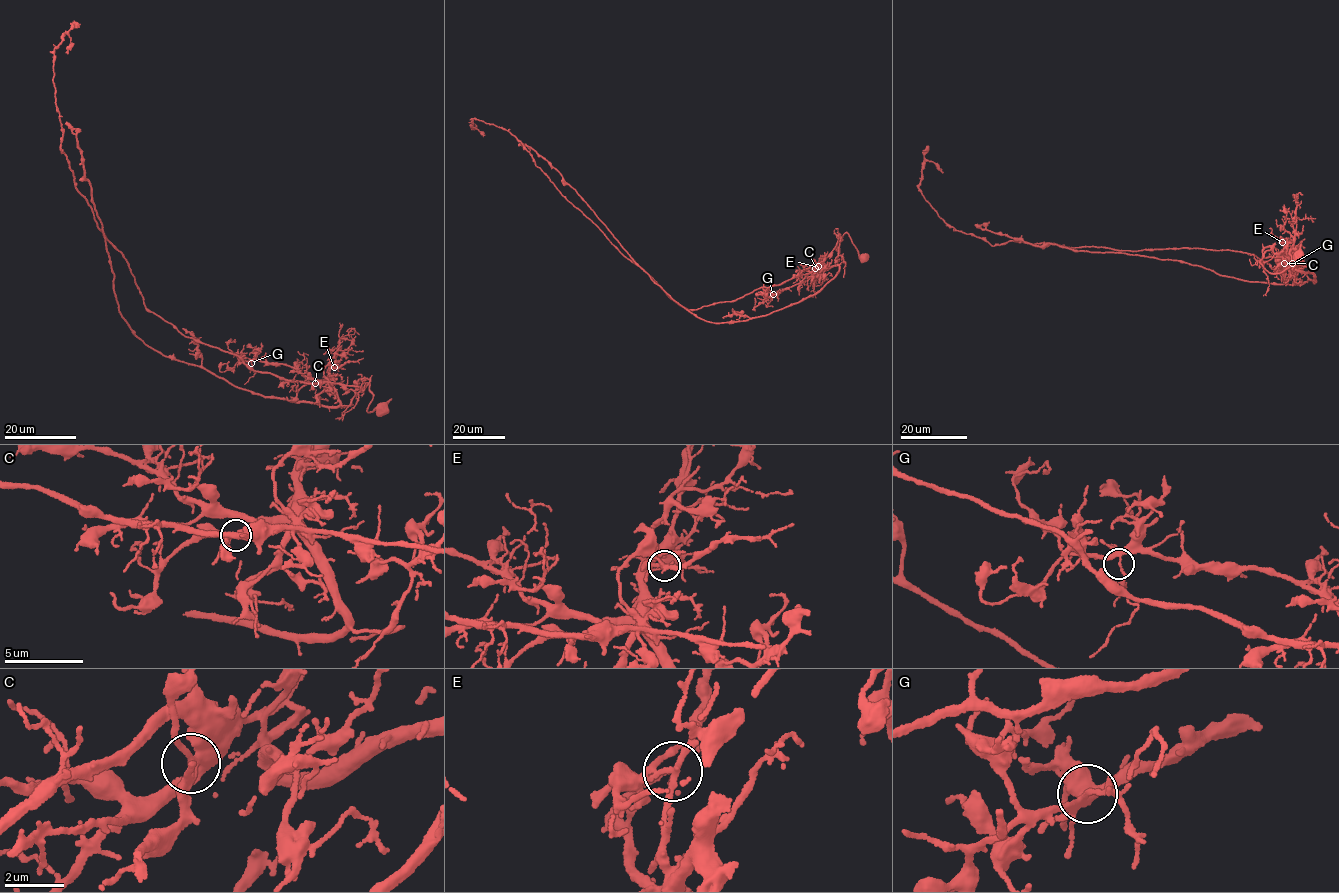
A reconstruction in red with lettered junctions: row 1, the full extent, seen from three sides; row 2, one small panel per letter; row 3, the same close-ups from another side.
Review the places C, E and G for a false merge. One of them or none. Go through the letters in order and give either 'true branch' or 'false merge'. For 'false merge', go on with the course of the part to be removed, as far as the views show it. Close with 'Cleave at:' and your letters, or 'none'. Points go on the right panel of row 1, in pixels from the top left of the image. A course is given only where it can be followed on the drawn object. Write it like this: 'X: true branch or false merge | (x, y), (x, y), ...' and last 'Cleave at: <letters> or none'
C: true branch
E: false merge | (1282, 242), (1292, 243), (1291, 265), (1312, 274), (1315, 282), (1246, 281), (1178, 260), (1040, 246), (975, 224)
G: true branch
Cleave at: E

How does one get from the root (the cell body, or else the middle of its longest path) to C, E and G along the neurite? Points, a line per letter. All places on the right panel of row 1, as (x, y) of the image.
C: (1297, 257), (1285, 270), (1274, 273), (1268, 272), (1260, 260), (1262, 252), (1264, 257), (1282, 257), (1284, 263)
E: (1297, 257), (1278, 273), (1266, 270), (1260, 262), (1262, 252), (1264, 257), (1282, 257), (1282, 242)
G: (1297, 257), (1285, 270), (1274, 273), (1260, 260), (1262, 252), (1264, 257), (1283, 260), (1291, 253), (1292, 263)

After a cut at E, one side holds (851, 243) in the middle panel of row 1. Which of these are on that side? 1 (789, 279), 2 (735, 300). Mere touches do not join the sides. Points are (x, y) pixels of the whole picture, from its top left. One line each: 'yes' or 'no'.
1: yes
2: yes

